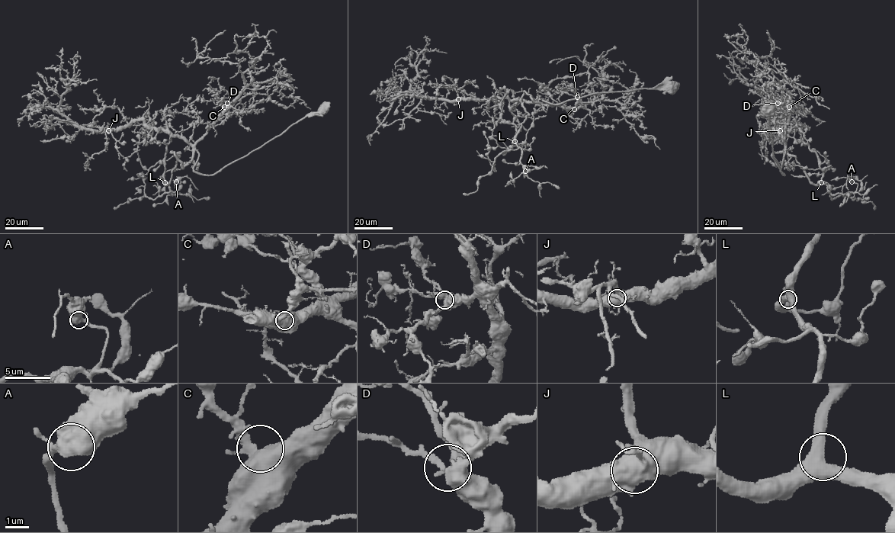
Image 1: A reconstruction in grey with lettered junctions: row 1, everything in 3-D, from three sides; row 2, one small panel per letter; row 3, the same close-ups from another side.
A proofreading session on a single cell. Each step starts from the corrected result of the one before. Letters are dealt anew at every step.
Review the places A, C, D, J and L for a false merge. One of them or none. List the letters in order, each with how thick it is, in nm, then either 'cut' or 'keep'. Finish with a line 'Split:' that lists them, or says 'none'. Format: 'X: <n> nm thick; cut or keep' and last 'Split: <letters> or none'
A: 750 nm thick; keep
C: 500 nm thick; keep
D: 480 nm thick; keep
J: 750 nm thick; keep
L: 550 nm thick; keep
Split: none

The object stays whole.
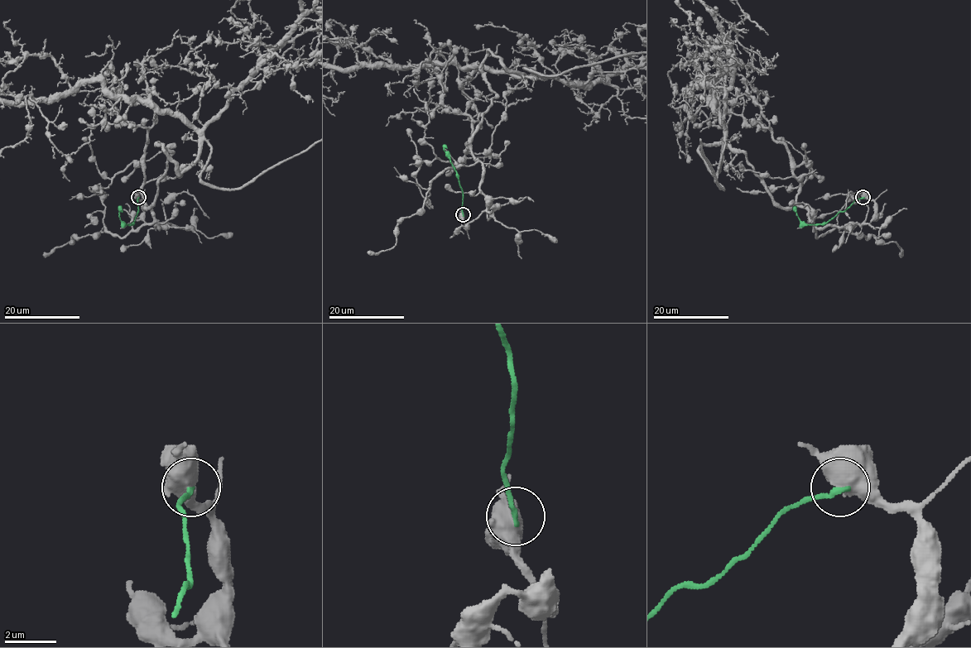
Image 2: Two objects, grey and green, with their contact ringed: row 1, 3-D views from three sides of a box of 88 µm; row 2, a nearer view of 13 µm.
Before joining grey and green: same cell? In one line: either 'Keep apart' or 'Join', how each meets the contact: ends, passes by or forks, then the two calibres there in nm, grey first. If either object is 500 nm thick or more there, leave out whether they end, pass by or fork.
Keep apart. Thickness 700 nm (grey) against 200 nm

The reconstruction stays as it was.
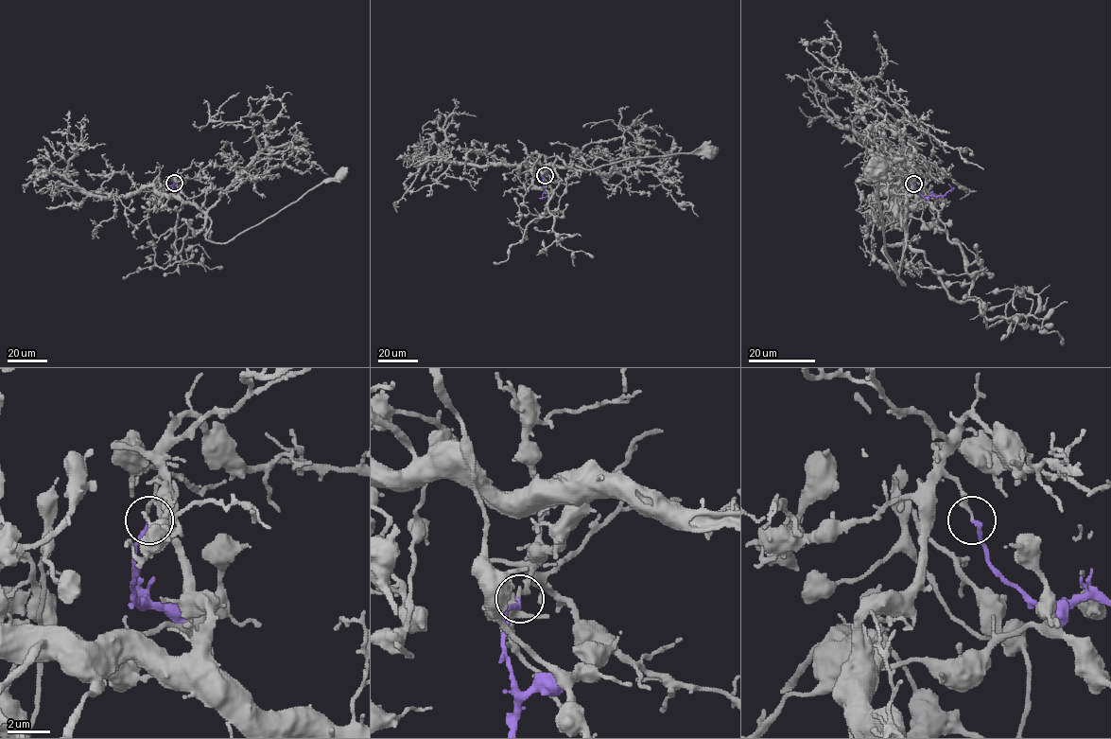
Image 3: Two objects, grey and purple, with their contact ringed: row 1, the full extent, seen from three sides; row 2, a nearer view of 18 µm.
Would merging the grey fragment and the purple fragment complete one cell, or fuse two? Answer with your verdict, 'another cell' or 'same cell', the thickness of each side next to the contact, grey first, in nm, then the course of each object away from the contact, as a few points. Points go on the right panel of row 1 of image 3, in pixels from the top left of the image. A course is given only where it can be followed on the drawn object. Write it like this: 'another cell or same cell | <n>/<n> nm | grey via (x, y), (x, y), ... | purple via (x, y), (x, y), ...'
same cell | 140/200 nm | grey via (913, 184), (908, 178), (896, 200), (906, 231), (898, 270), (904, 284), (885, 252), (872, 171) | purple via (913, 184), (924, 196), (943, 195), (951, 188), (948, 184)

